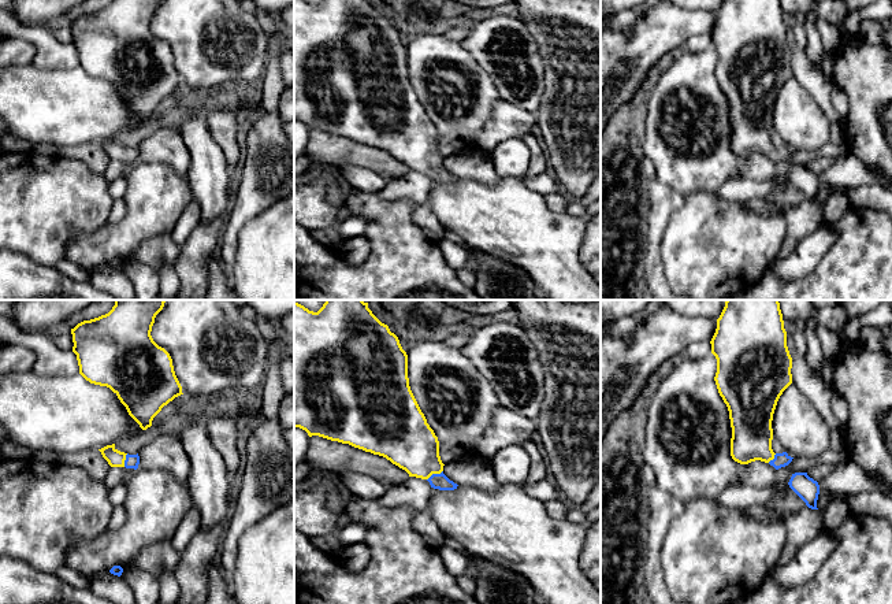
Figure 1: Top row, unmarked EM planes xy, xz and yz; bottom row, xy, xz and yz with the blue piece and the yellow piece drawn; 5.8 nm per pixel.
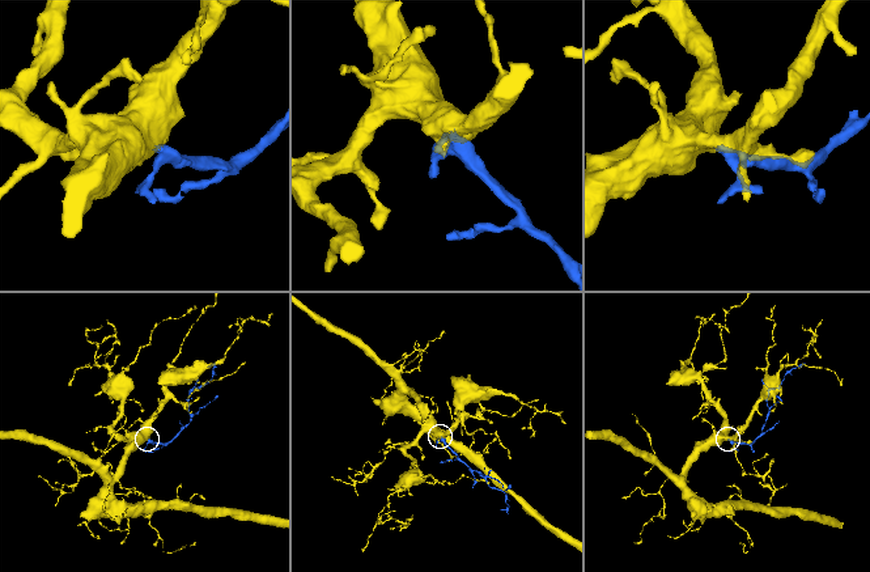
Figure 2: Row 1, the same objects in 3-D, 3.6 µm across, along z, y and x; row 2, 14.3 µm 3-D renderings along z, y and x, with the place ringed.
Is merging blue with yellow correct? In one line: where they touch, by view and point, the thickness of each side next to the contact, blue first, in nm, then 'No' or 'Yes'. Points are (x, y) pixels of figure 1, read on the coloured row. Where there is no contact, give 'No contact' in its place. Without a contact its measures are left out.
Touches blue at xz (434, 474). Thickness 100 nm (blue) against 320 nm. Yes

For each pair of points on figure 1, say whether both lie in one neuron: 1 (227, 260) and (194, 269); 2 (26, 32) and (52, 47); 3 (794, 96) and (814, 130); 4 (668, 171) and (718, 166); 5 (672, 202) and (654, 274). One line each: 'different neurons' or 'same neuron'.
1: different neurons
2: same neuron
3: same neuron
4: same neuron
5: same neuron

